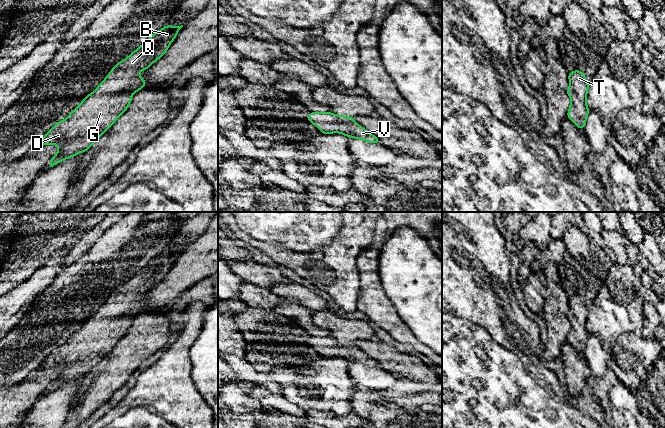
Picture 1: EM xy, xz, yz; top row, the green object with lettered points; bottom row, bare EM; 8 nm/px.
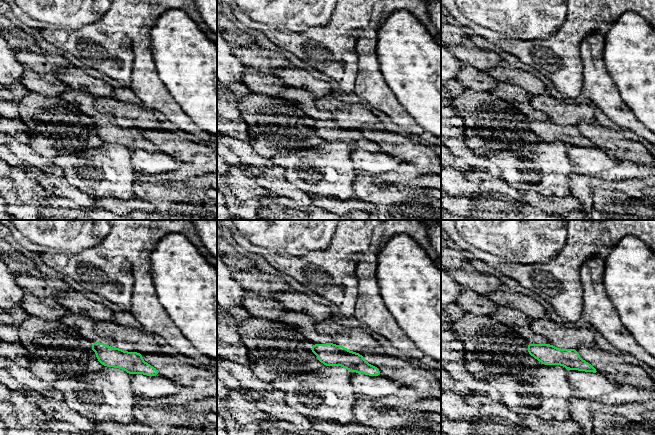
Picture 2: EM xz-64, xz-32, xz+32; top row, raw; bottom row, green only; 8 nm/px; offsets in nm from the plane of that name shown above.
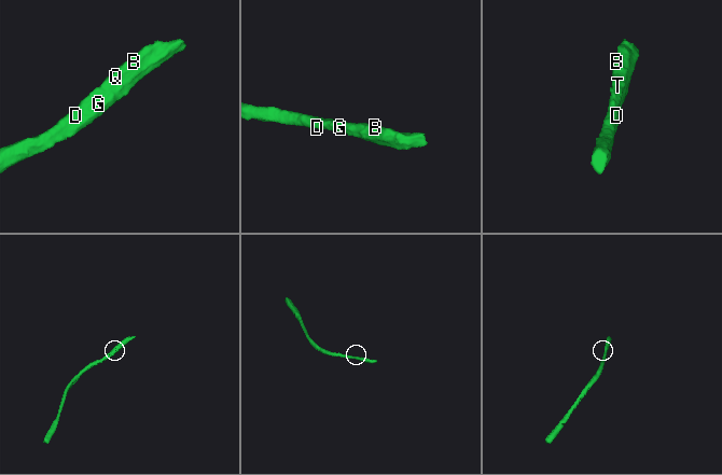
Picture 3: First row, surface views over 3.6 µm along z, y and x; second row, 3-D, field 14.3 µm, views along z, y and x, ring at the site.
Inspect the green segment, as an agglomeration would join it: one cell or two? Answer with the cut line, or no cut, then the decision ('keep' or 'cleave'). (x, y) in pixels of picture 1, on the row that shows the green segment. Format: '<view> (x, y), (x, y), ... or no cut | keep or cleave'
no cut | keep

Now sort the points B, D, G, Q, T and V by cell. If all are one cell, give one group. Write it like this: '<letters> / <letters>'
B D G Q T V

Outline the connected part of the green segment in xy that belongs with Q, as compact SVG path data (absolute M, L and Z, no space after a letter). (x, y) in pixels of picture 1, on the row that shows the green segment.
M164 26L161 30L152 34L144 44L138 47L126 59L117 63L107 77L98 85L97 89L87 95L81 104L60 122L57 122L37 144L37 147L54 144L59 150L52 157L50 166L54 166L67 158L83 153L97 141L125 112L132 101L132 95L144 88L146 81L138 74L148 69L156 60L161 58L172 41L176 38L181 26Z

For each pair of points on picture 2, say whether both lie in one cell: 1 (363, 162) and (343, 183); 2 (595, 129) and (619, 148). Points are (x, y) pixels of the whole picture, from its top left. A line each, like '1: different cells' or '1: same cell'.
1: different cells
2: same cell

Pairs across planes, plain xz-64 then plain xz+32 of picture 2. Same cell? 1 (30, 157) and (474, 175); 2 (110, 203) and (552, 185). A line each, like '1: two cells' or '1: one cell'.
1: two cells
2: two cells

